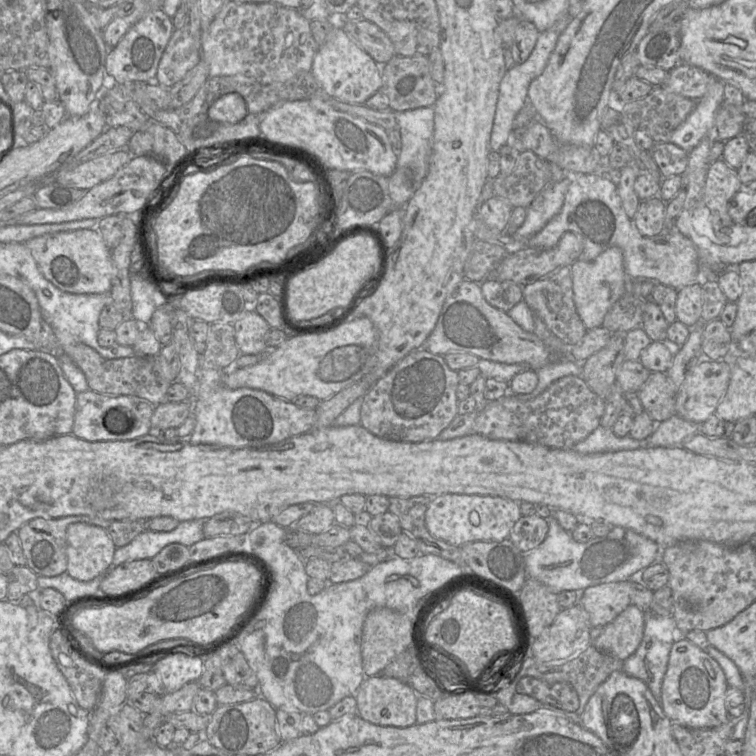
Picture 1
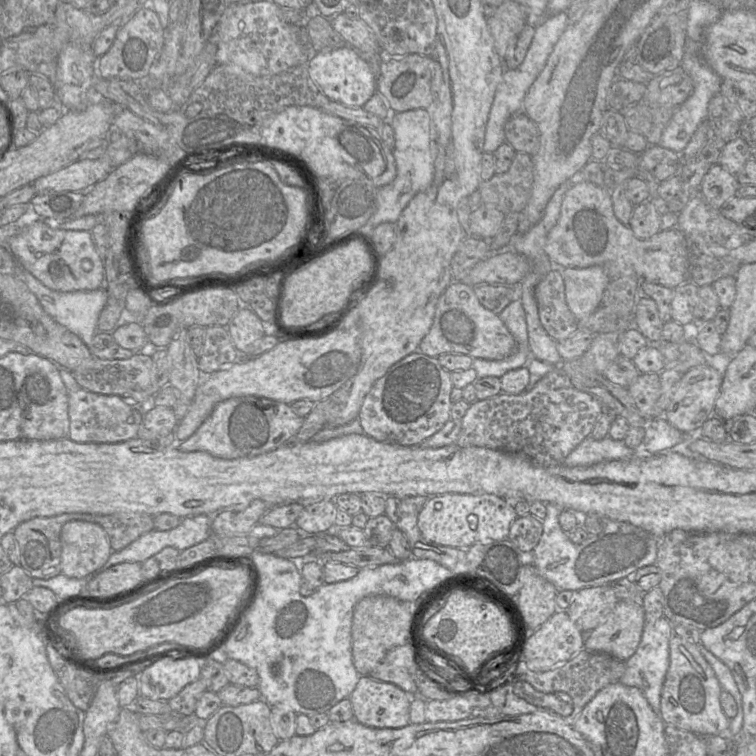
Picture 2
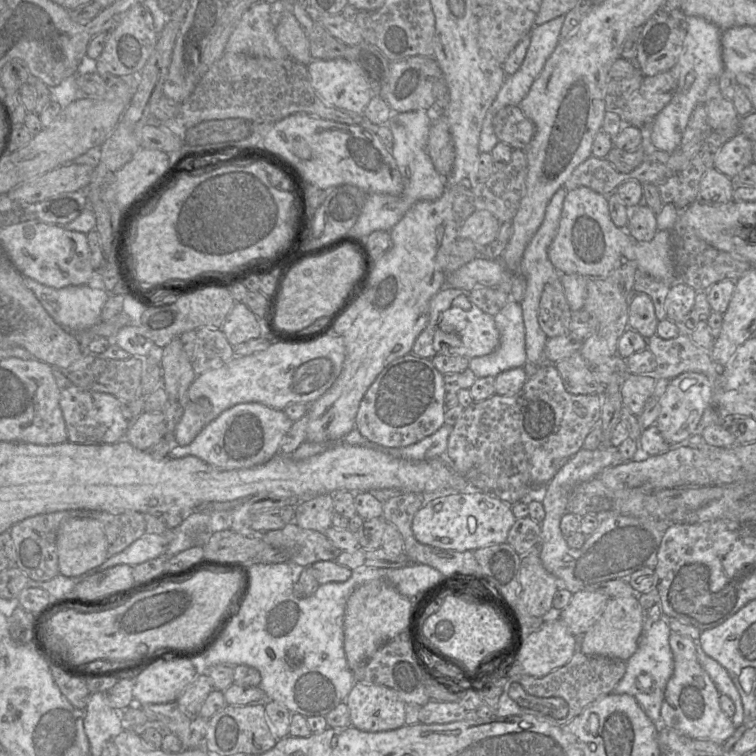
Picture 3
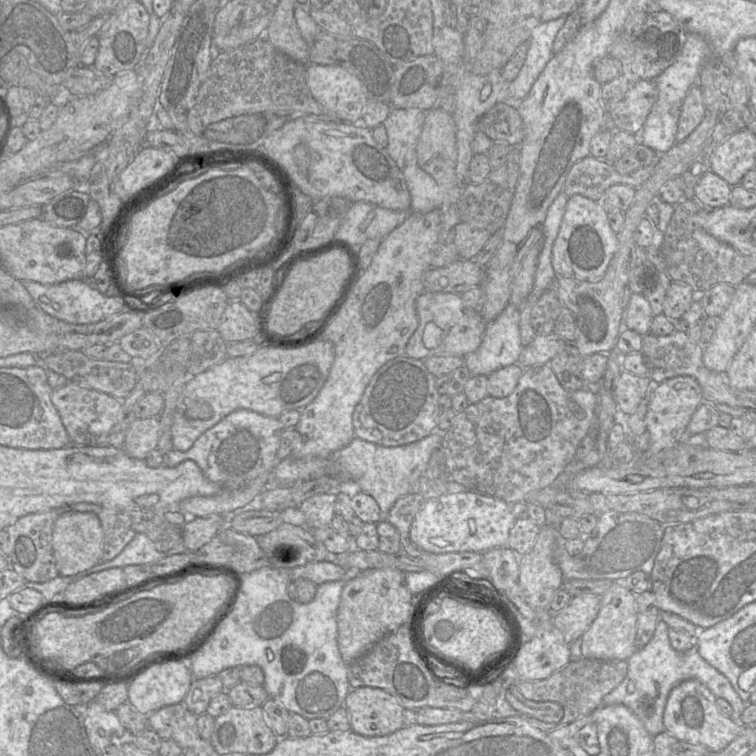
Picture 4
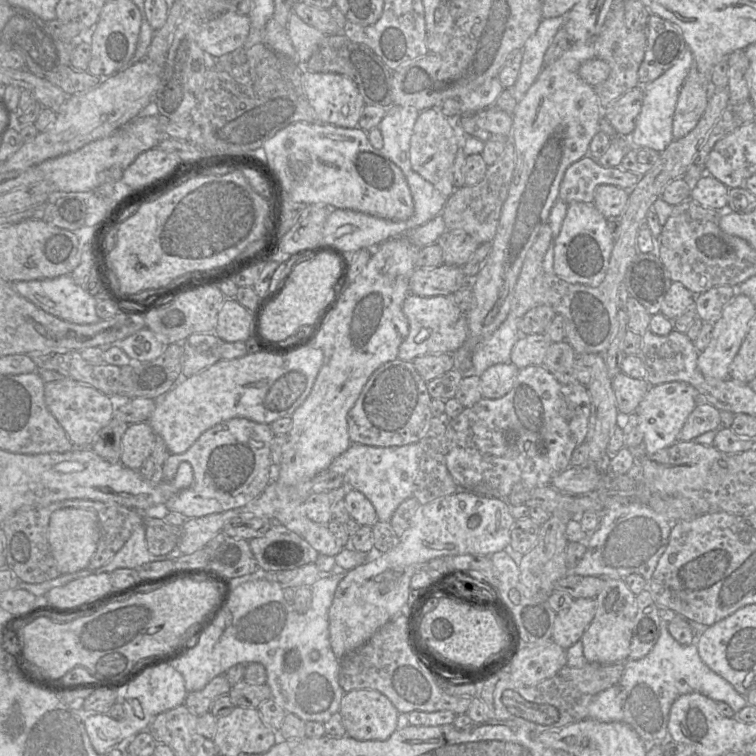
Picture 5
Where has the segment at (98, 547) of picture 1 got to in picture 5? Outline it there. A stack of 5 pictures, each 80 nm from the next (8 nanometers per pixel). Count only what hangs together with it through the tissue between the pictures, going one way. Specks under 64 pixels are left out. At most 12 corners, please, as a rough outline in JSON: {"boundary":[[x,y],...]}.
{"boundary":[[64,508],[48,526],[62,574],[87,569],[100,539],[94,510]]}

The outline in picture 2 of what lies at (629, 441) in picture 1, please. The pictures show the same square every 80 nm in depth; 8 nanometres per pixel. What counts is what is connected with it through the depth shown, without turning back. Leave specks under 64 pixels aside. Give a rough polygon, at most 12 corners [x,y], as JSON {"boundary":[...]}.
{"boundary":[[609,436],[585,438],[565,458],[568,467],[631,459],[633,449]]}

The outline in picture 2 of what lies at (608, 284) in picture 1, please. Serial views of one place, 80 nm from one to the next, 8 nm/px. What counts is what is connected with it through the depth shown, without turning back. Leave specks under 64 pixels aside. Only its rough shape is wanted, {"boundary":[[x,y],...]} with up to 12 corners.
{"boundary":[[604,267],[560,268],[567,305],[578,321],[600,305]]}

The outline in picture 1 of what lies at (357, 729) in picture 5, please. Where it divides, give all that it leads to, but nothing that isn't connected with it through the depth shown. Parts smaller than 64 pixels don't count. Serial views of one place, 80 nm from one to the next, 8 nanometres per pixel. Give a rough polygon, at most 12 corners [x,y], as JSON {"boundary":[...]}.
{"boundary":[[365,677],[357,714],[374,725],[417,723],[418,694],[406,682]]}

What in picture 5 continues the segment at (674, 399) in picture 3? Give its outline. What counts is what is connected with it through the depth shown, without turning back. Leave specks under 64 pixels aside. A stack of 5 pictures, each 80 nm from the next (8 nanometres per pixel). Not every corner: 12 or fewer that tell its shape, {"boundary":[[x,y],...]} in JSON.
{"boundary":[[685,382],[649,388],[635,411],[647,455],[676,442],[699,401]]}

